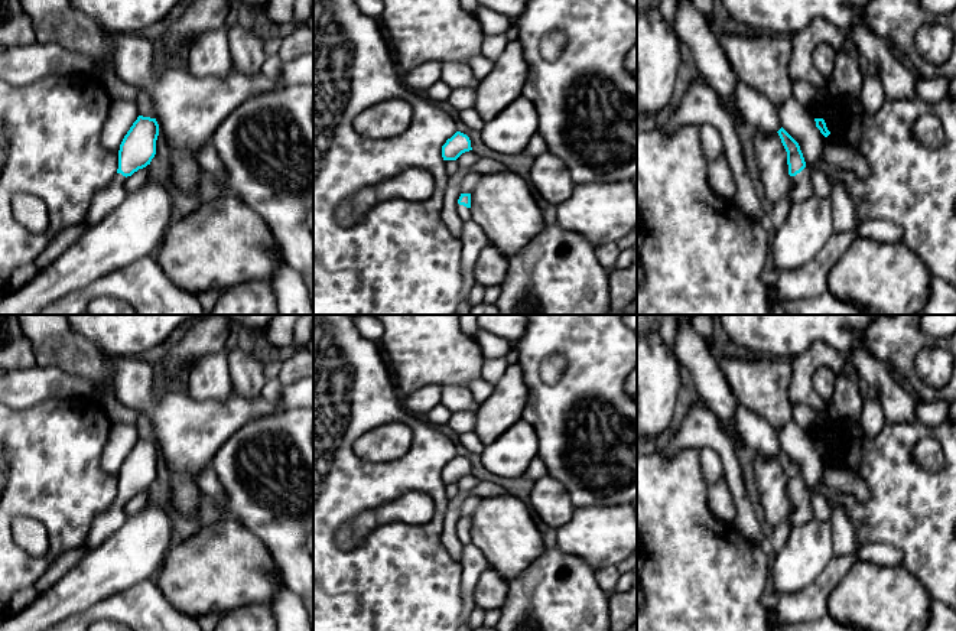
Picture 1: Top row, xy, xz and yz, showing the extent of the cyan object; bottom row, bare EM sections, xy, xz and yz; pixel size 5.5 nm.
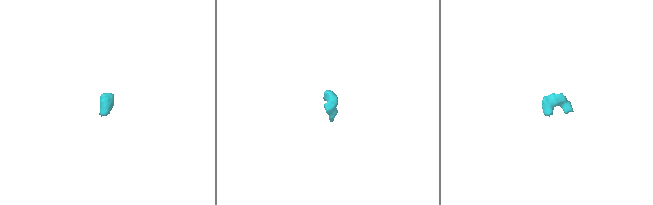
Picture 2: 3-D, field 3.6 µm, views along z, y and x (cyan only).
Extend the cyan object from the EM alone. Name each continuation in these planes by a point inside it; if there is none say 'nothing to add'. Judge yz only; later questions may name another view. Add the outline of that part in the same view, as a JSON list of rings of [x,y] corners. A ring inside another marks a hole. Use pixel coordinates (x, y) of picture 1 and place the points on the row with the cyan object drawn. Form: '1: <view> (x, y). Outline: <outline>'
1: yz (802, 189). Outline: [[[804,167],[796,176],[791,176],[791,183],[793,183],[793,188],[790,191],[791,204],[803,202],[804,199],[814,195],[807,167]]]

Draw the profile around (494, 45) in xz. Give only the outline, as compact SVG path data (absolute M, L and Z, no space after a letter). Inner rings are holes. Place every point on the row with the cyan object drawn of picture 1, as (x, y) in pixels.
M505 33L487 35L482 43L482 55L495 62L504 52L508 40Z

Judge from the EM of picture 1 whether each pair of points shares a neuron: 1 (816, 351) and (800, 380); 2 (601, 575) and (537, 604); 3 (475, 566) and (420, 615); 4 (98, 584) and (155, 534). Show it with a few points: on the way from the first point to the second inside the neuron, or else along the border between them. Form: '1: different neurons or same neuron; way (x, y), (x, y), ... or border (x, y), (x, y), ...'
1: same neuron; way (812, 358), (802, 373)
2: different neurons; border (594, 571), (597, 584), (608, 595)
3: different neurons; border (459, 565), (462, 612)
4: same neuron; way (113, 569), (140, 545)

